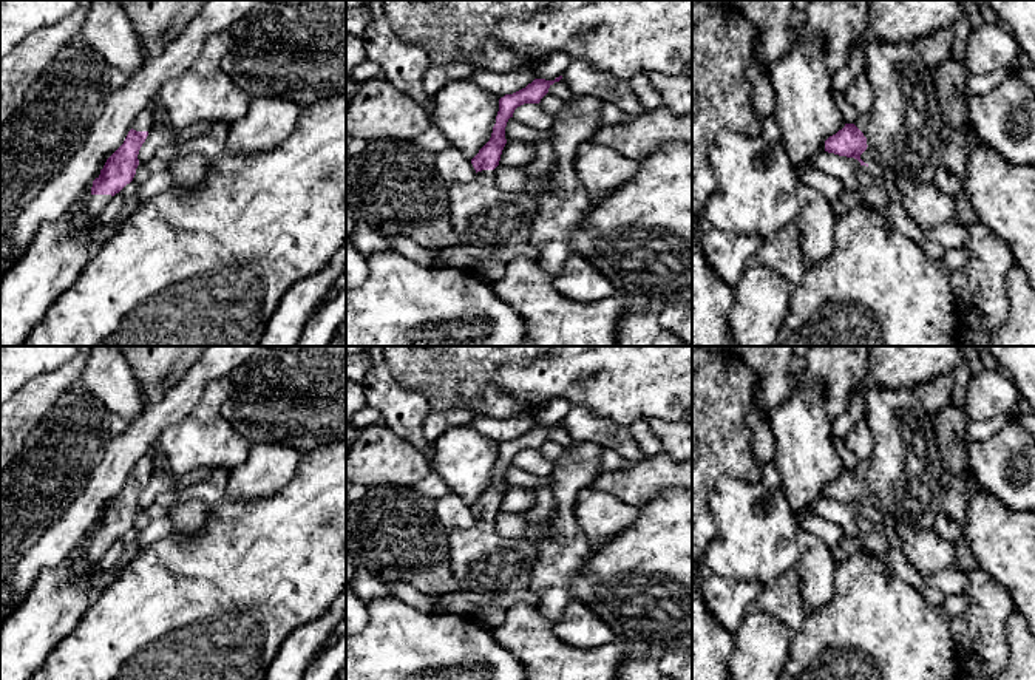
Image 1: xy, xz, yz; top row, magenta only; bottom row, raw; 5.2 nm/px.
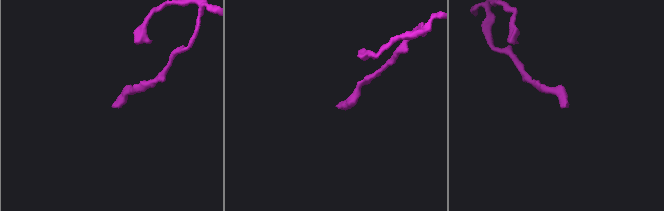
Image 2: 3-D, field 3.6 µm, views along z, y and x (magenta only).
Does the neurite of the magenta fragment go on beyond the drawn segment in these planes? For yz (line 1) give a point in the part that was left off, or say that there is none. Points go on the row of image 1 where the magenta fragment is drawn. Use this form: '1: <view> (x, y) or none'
1: yz (902, 127)

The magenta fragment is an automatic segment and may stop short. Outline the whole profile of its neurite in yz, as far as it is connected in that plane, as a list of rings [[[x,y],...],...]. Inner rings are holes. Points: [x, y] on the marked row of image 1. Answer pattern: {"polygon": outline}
{"polygon": [[[870,36],[867,45],[867,68],[873,87],[874,102],[871,111],[857,116],[854,124],[825,141],[825,151],[854,158],[867,165],[860,155],[870,147],[890,167],[899,181],[927,185],[935,182],[935,175],[942,165],[944,144],[941,141],[942,111],[936,91],[932,88],[933,71],[922,62],[911,43],[881,42]]]}

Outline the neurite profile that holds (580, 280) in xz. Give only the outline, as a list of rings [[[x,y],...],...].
[[[573,255],[555,275],[555,287],[575,301],[599,301],[618,295],[609,278],[581,255]]]

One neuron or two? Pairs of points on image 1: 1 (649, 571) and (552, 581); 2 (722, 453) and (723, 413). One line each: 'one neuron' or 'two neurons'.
1: two neurons
2: one neuron

